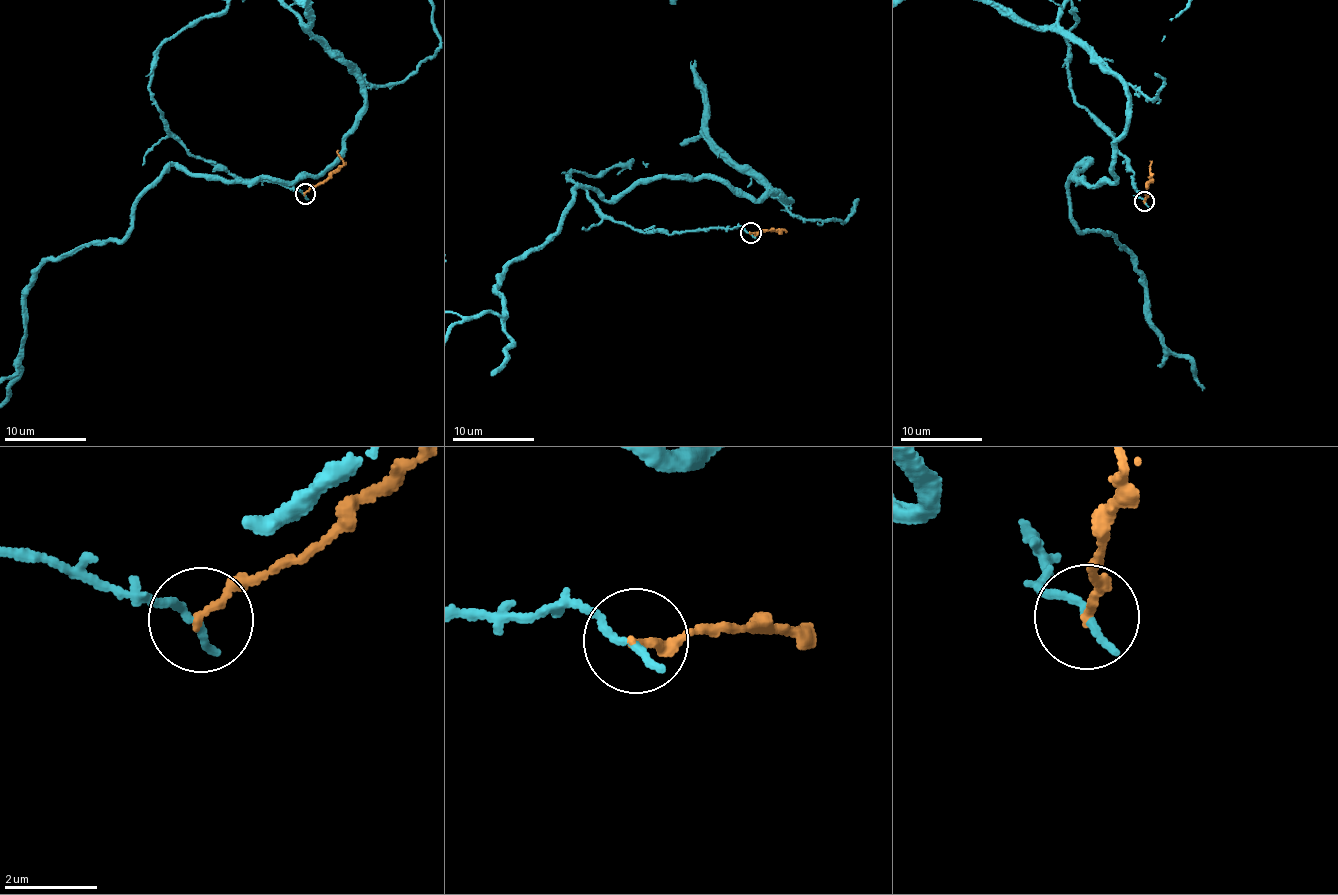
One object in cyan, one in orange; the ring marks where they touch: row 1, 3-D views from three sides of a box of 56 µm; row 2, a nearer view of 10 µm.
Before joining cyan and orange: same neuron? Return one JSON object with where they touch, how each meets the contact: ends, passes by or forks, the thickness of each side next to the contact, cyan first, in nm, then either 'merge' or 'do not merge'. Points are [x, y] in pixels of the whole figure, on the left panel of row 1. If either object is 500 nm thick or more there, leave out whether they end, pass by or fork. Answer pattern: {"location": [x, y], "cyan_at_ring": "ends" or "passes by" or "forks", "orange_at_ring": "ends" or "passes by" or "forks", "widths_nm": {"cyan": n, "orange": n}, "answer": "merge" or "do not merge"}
{"location": [305, 193], "cyan_at_ring": "ends", "orange_at_ring": "ends", "widths_nm": {"cyan": 180, "orange": 170}, "answer": "do not merge"}

